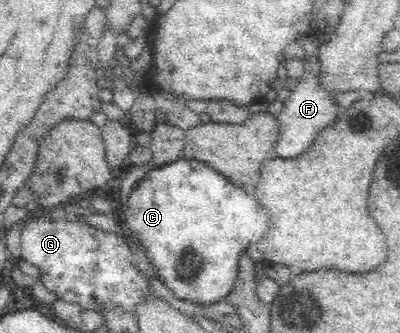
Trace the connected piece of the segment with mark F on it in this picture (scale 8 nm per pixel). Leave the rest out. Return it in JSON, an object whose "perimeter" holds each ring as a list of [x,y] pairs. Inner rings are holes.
{"perimeter":[[[302,71],[297,77],[296,87],[291,92],[288,101],[284,102],[282,110],[275,116],[278,134],[272,145],[272,156],[285,160],[304,154],[318,131],[329,125],[339,111],[332,95],[324,93],[318,84],[317,75],[313,72]]]}

